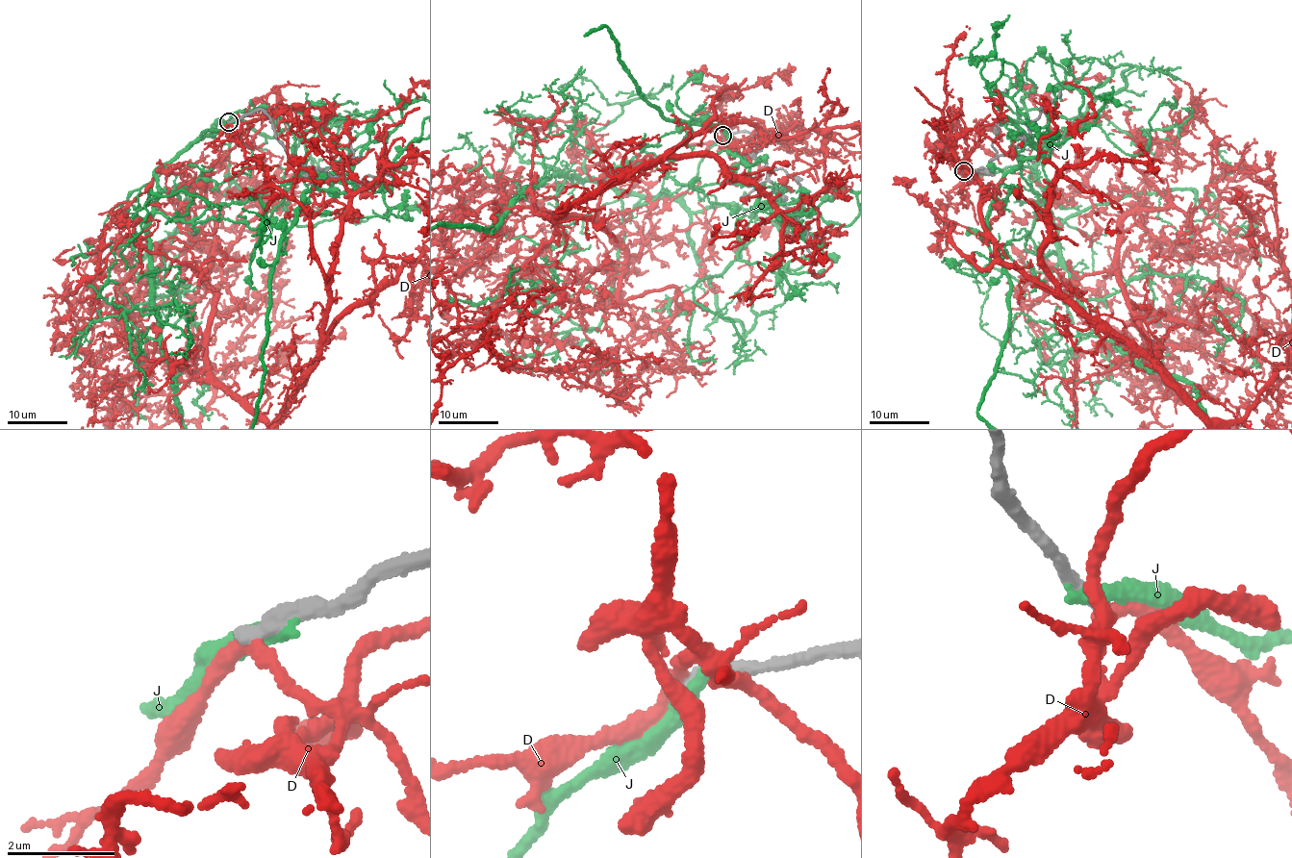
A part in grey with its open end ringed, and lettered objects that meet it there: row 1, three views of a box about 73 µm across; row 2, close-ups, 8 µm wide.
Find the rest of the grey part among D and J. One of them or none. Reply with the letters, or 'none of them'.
none of them

